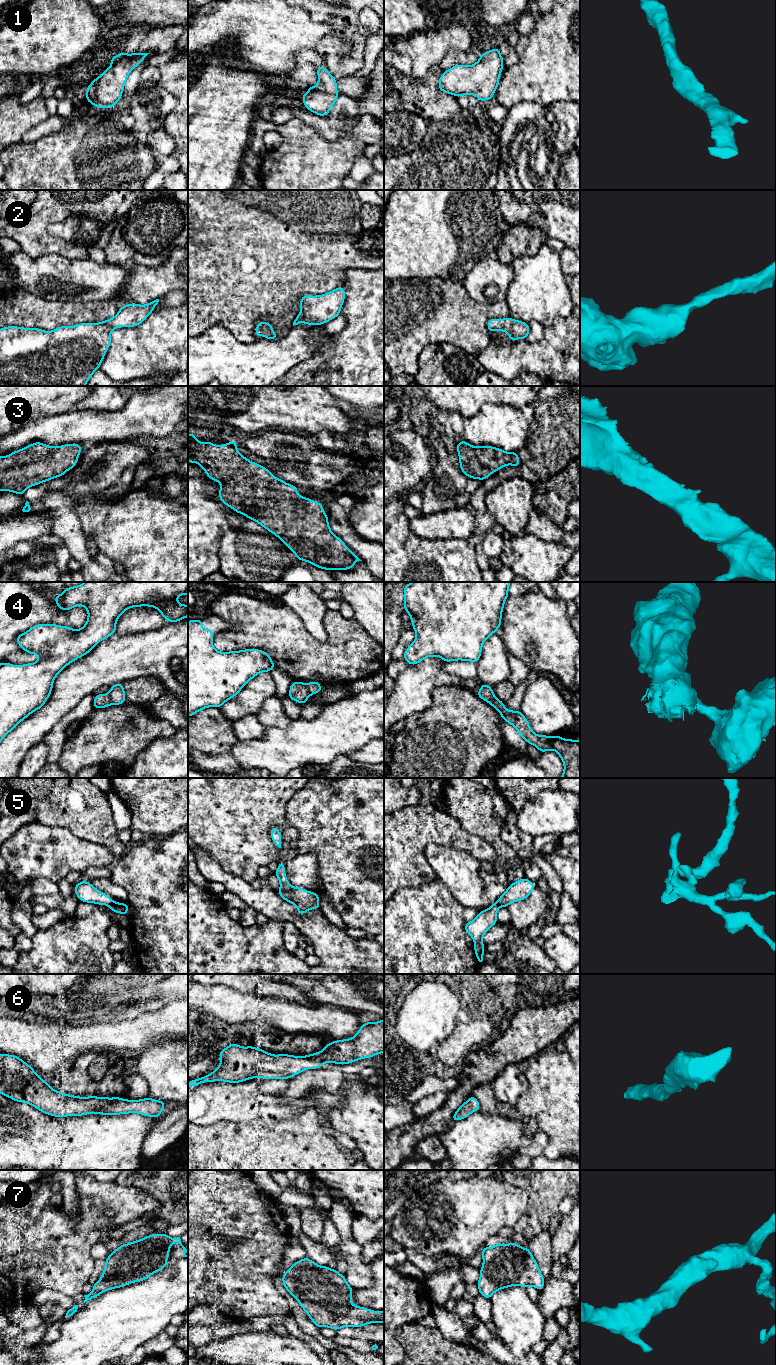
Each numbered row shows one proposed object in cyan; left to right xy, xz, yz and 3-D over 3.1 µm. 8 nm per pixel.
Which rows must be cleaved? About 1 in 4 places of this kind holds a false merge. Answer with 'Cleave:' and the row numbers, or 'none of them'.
Cleave: 4, 5

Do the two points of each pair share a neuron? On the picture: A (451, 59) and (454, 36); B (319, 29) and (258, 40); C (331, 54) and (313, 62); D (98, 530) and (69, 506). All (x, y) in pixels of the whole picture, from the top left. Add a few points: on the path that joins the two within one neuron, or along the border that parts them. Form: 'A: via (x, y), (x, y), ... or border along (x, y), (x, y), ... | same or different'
A: border along (461, 51), (451, 49), (439, 63) | different
B: via (304, 32), (273, 32) | same
C: border along (315, 50), (325, 65) | different
D: border along (80, 502), (78, 516), (85, 535) | different

